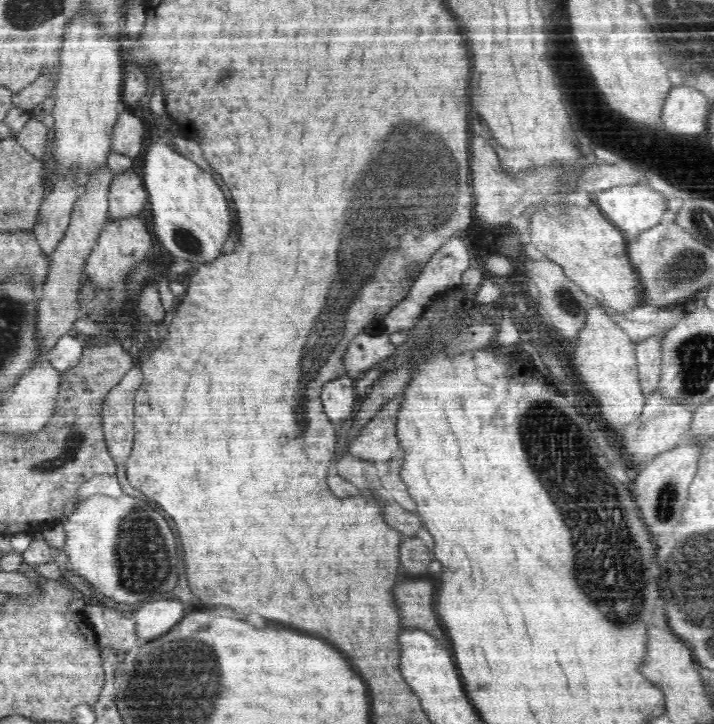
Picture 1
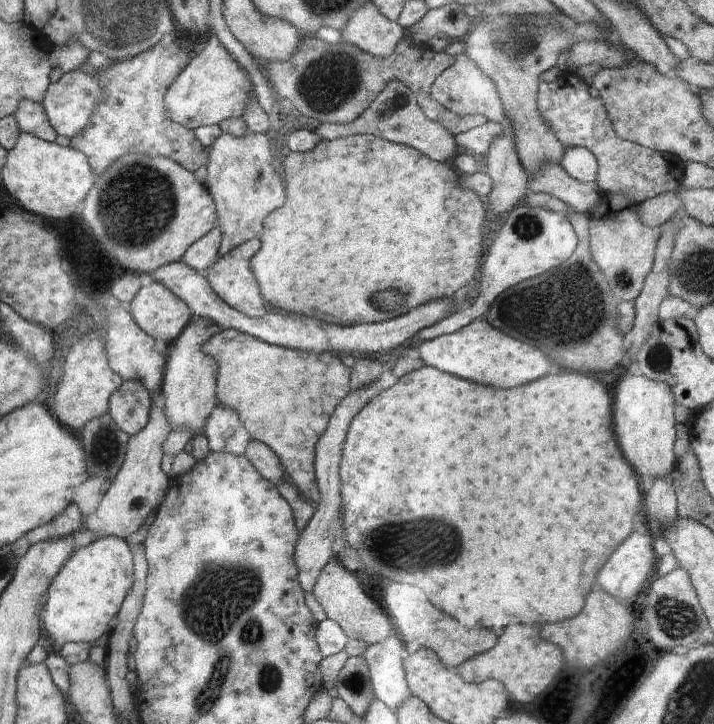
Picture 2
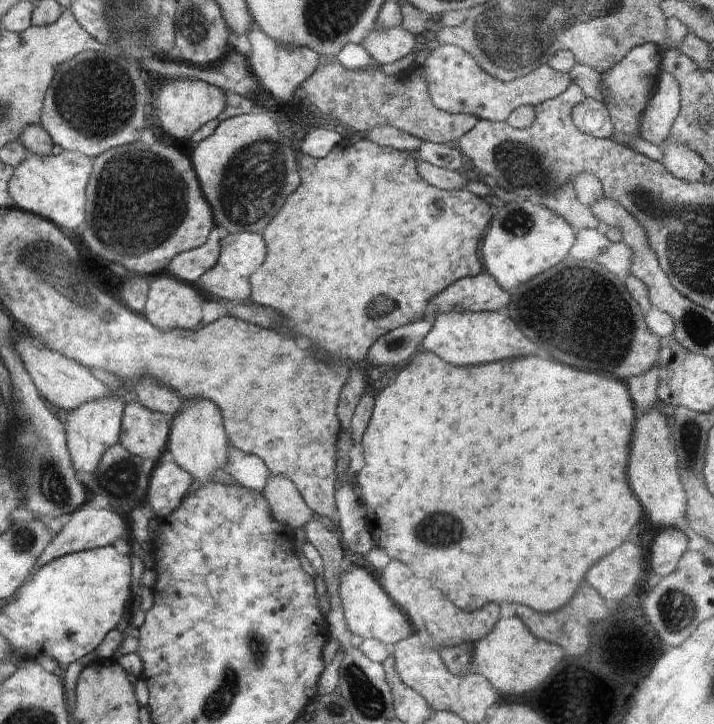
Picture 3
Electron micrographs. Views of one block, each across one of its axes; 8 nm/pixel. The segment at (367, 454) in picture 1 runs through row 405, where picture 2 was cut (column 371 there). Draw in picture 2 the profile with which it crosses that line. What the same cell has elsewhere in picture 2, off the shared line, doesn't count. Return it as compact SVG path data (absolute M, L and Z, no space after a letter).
M368 384L360 390L350 392L348 396L337 407L334 412L334 420L330 420L330 428L326 428L326 436L317 443L317 485L321 492L321 503L315 504L315 512L304 530L302 530L301 539L296 544L296 561L298 572L301 572L301 587L307 592L312 592L322 568L328 564L330 558L334 556L332 544L334 544L334 534L338 527L342 525L342 495L340 490L340 460L342 458L342 446L346 442L348 428L354 420L354 416L372 400L379 392L380 388Z

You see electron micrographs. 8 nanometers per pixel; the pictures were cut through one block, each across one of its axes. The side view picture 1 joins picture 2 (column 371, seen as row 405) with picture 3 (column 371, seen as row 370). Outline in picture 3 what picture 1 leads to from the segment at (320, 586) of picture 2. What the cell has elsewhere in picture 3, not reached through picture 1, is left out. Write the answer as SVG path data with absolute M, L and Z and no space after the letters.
M352 566L341 576L340 596L345 620L352 634L358 634L364 639L379 640L390 647L410 636L408 618L398 610L398 604L390 598L385 589L380 588L380 584L374 582L374 578L361 567Z

